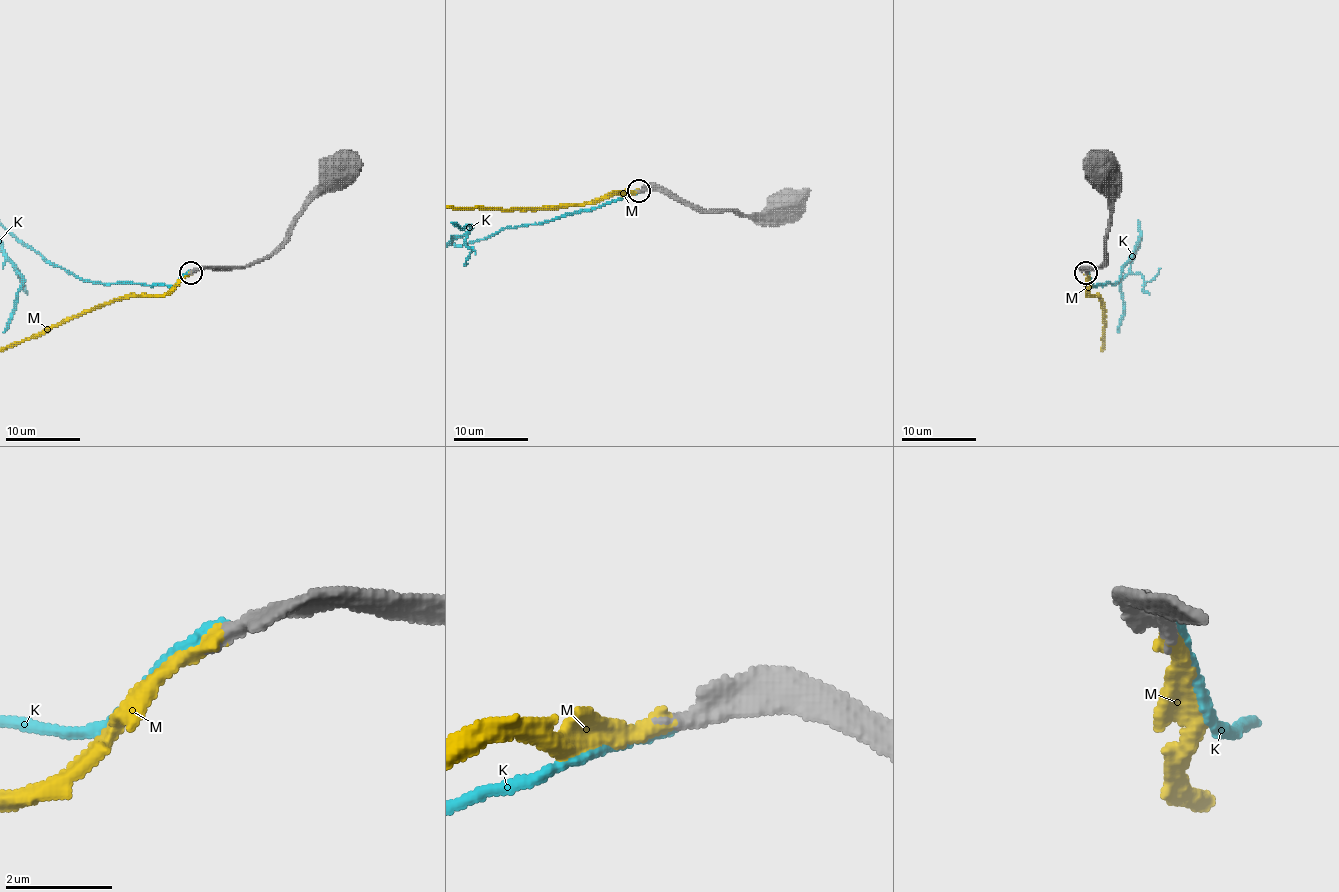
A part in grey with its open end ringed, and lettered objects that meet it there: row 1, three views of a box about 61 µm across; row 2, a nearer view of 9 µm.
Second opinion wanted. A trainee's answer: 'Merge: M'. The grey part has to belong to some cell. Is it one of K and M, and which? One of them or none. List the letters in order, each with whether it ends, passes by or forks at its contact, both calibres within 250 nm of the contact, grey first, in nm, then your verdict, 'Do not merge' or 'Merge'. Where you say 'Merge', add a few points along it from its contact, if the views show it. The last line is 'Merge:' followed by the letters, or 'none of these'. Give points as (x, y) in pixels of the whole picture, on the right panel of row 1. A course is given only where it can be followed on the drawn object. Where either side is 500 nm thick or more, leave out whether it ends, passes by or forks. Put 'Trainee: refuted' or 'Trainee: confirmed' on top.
Trainee: confirmed
K: It ends there. Thickness 360 nm (grey) against 200 nm. Do not merge
M: It ends there. Thickness 320 nm (grey) against 320 nm. Merge
Merge: M

